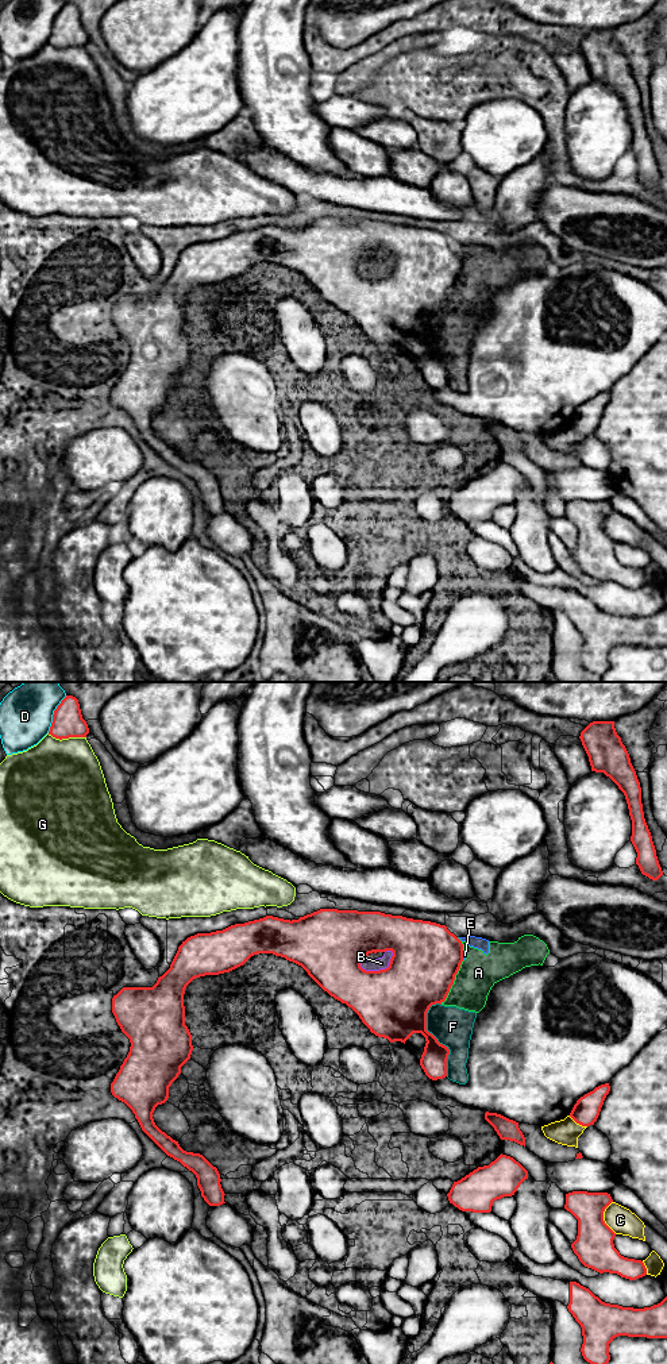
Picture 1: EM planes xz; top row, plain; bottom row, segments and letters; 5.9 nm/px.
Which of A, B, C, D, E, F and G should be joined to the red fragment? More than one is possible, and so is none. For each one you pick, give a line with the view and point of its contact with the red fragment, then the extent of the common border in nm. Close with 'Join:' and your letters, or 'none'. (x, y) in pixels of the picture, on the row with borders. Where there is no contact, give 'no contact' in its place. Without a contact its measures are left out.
Join: none

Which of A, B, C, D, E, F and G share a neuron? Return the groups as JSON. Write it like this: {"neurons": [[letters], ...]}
{"neurons": [["A", "B", "E", "F"], ["C"], ["D"], ["G"]]}

